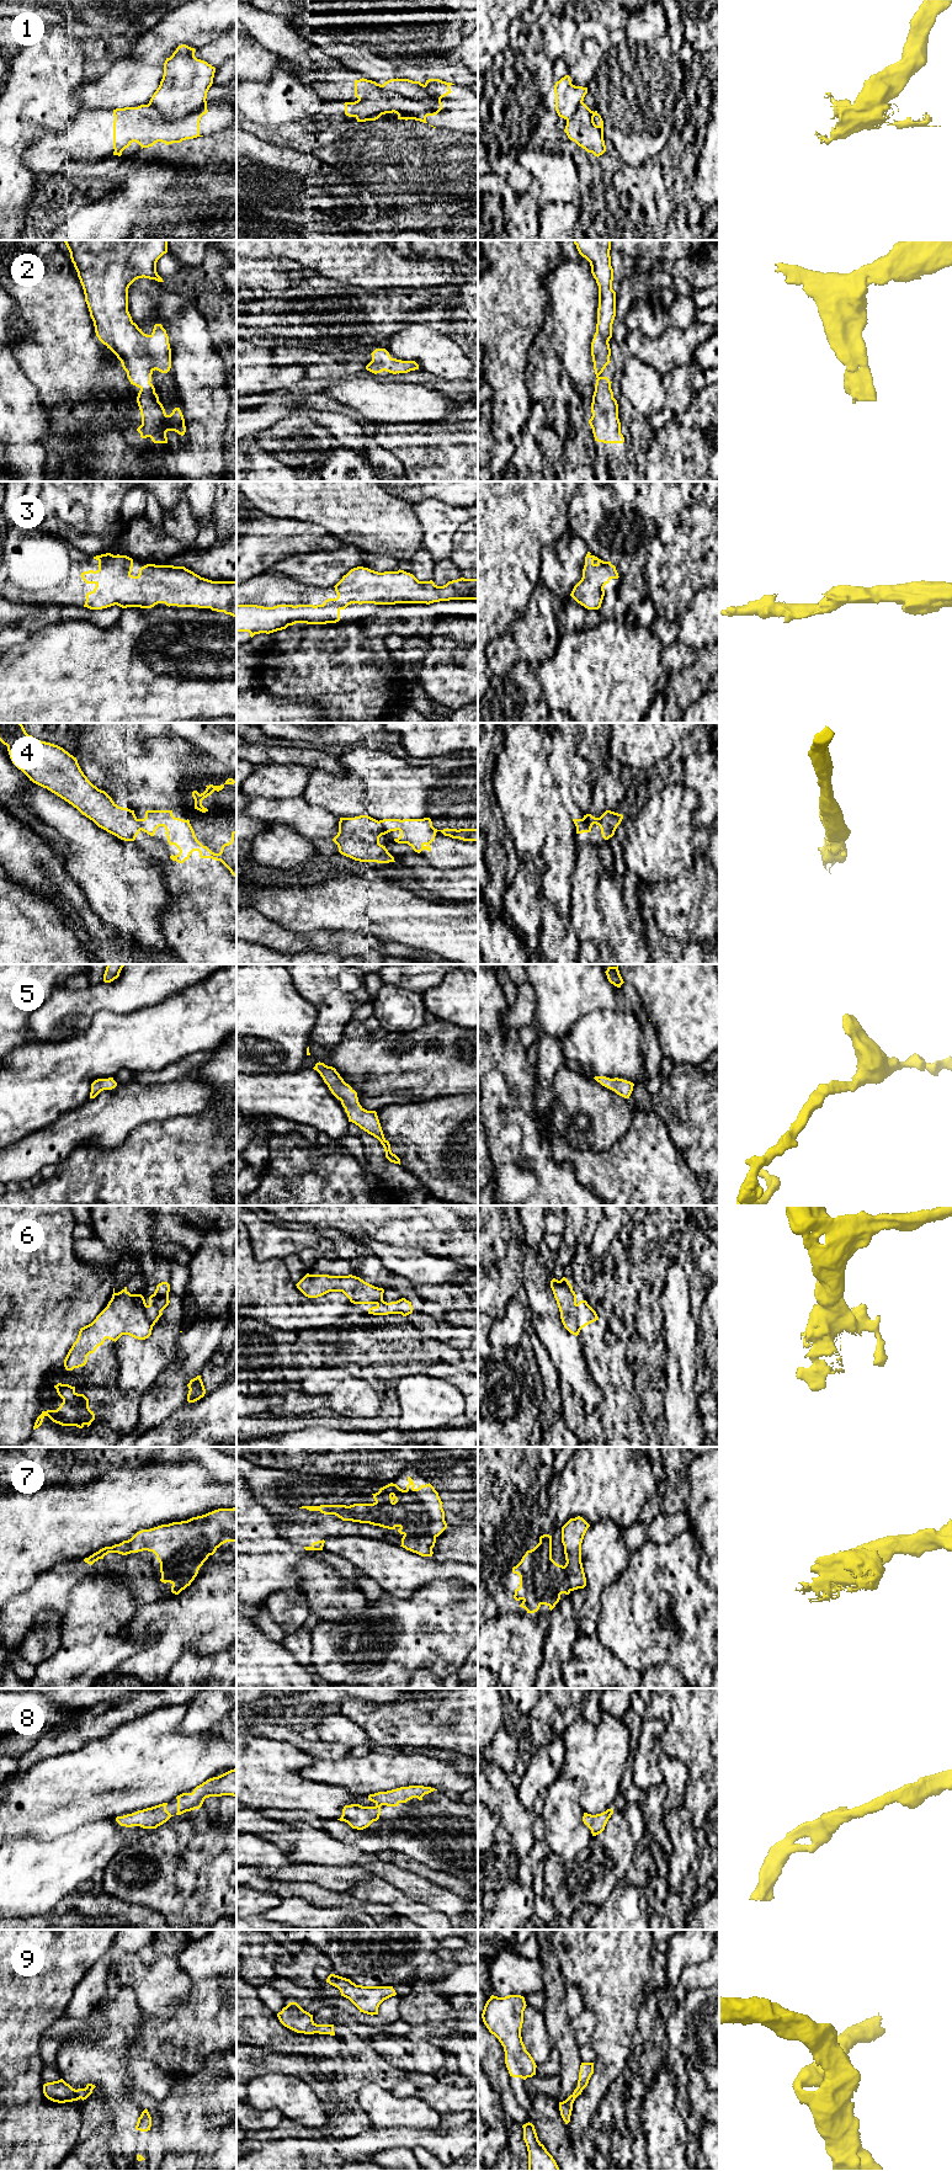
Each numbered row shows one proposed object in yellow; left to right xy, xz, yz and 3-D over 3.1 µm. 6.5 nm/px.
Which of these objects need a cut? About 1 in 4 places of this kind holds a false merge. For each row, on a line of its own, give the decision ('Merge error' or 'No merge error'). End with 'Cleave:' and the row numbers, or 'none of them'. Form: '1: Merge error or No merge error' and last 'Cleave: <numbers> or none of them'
1: Merge error
2: No merge error
3: No merge error
4: Merge error
5: No merge error
6: No merge error
7: No merge error
8: No merge error
9: No merge error
Cleave: 1, 4

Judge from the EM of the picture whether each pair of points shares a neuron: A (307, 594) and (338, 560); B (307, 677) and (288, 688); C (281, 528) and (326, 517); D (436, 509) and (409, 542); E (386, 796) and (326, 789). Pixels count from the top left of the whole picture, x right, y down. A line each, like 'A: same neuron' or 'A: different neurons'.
A: different neurons
B: same neuron
C: different neurons
D: different neurons
E: same neuron

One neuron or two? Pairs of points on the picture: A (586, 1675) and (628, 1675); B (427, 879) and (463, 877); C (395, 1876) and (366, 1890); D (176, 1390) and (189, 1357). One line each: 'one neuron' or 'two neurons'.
A: one neuron
B: one neuron
C: two neurons
D: one neuron

